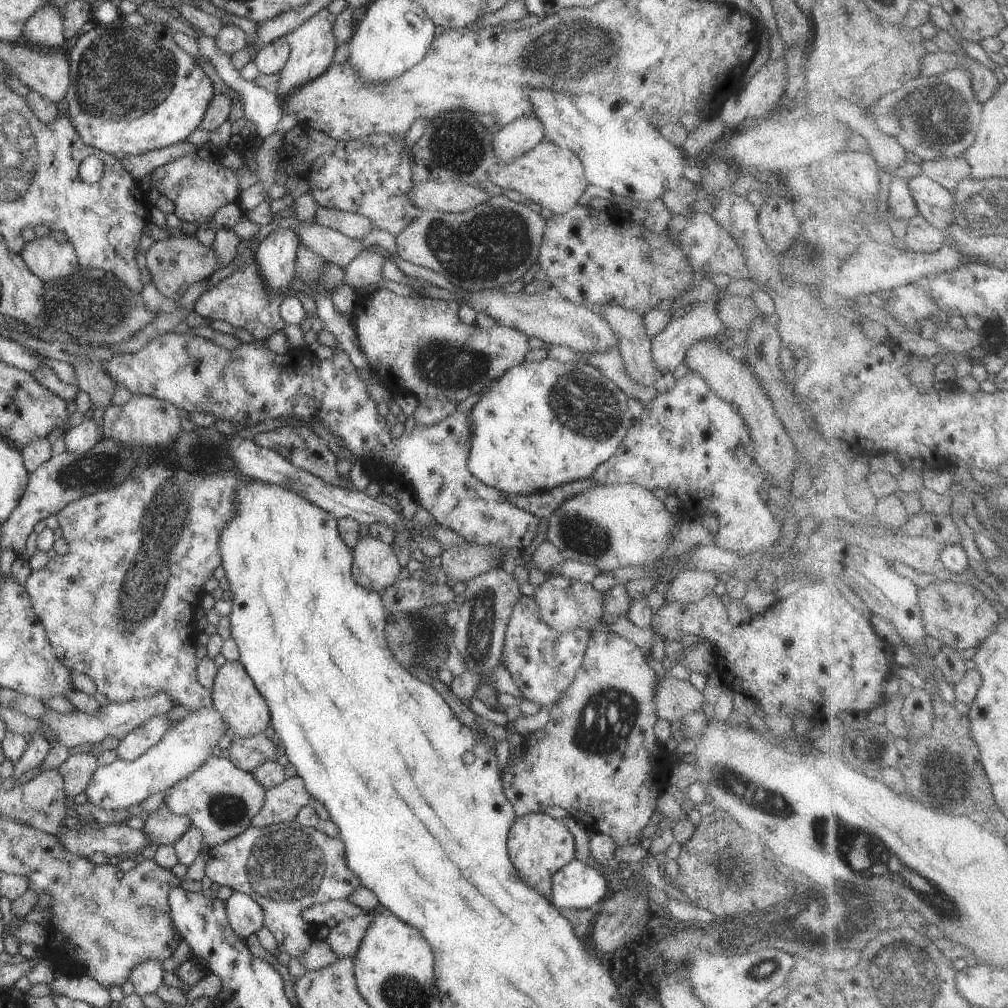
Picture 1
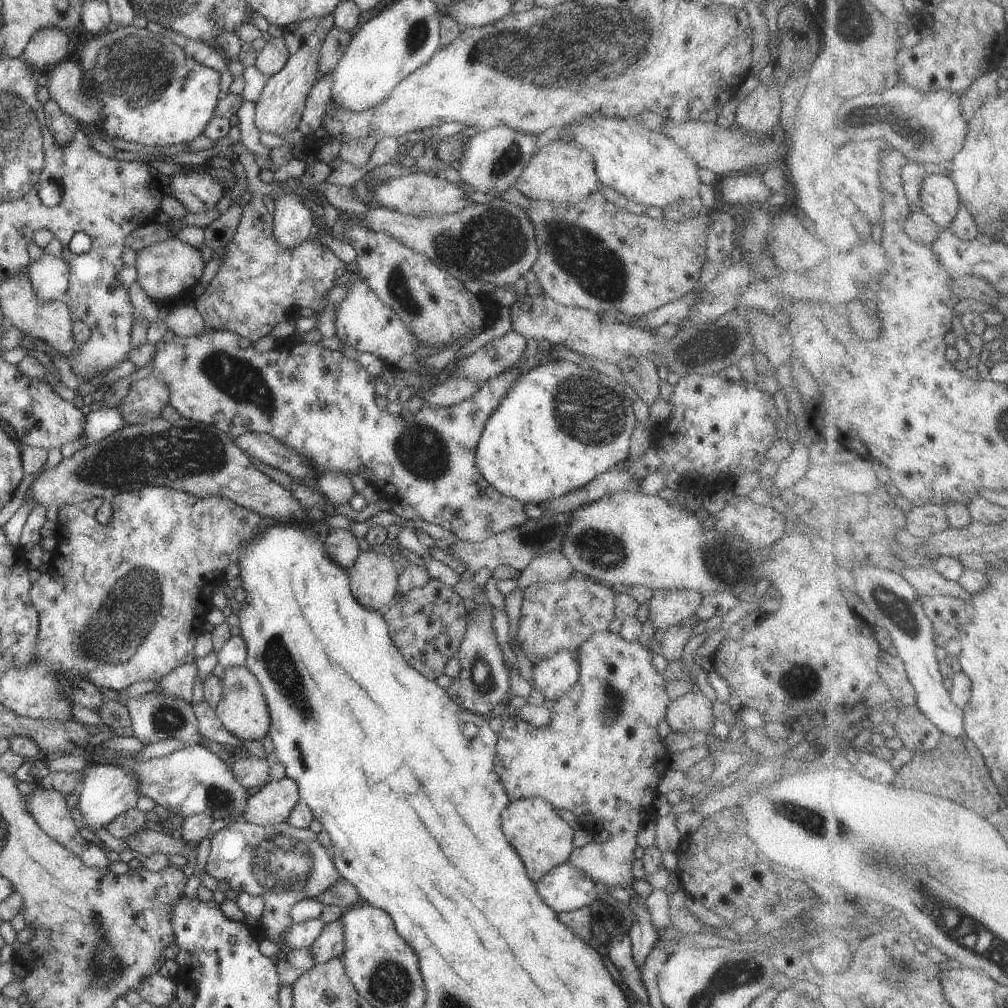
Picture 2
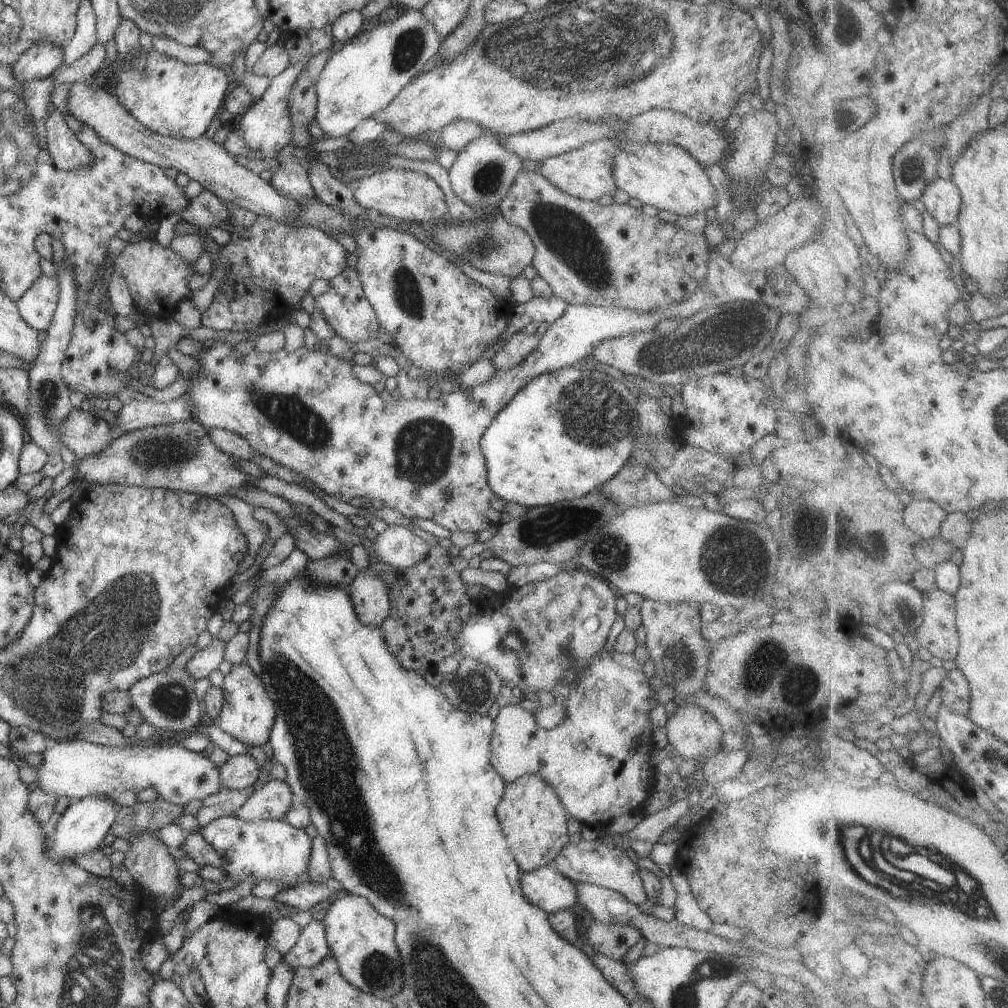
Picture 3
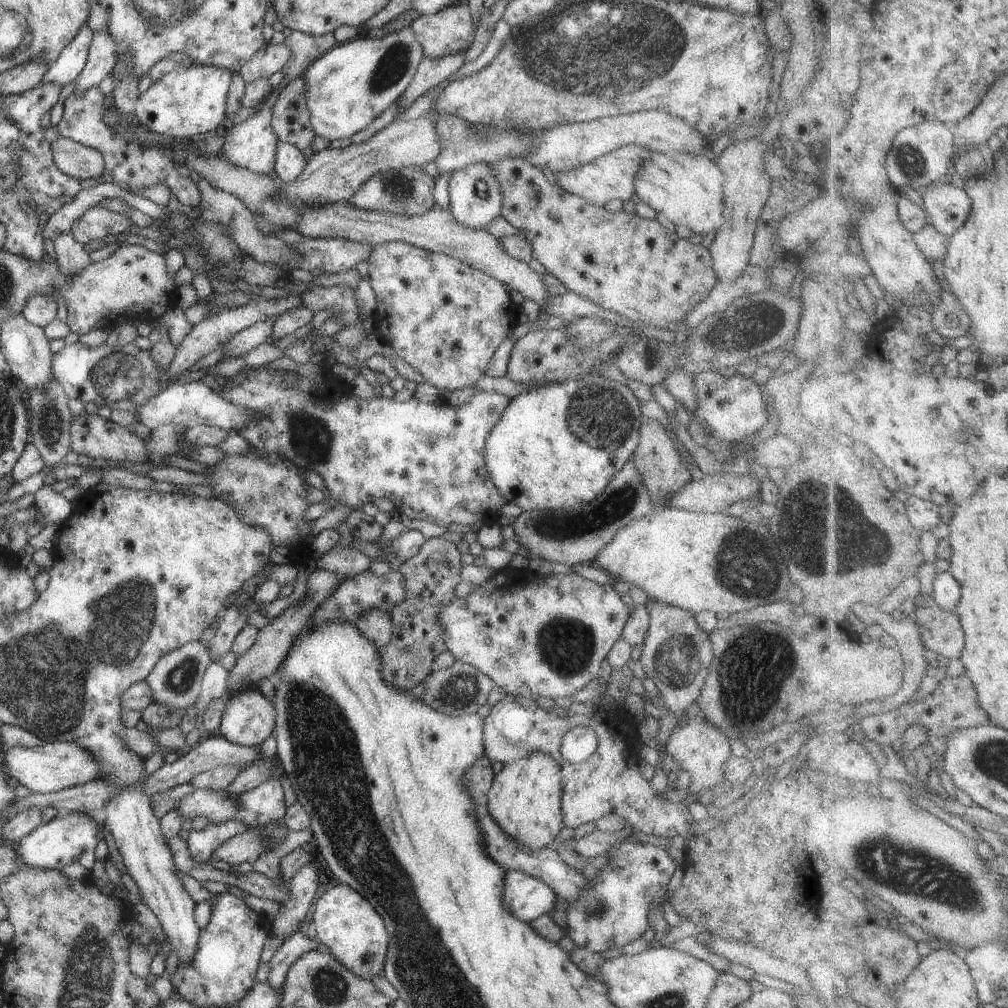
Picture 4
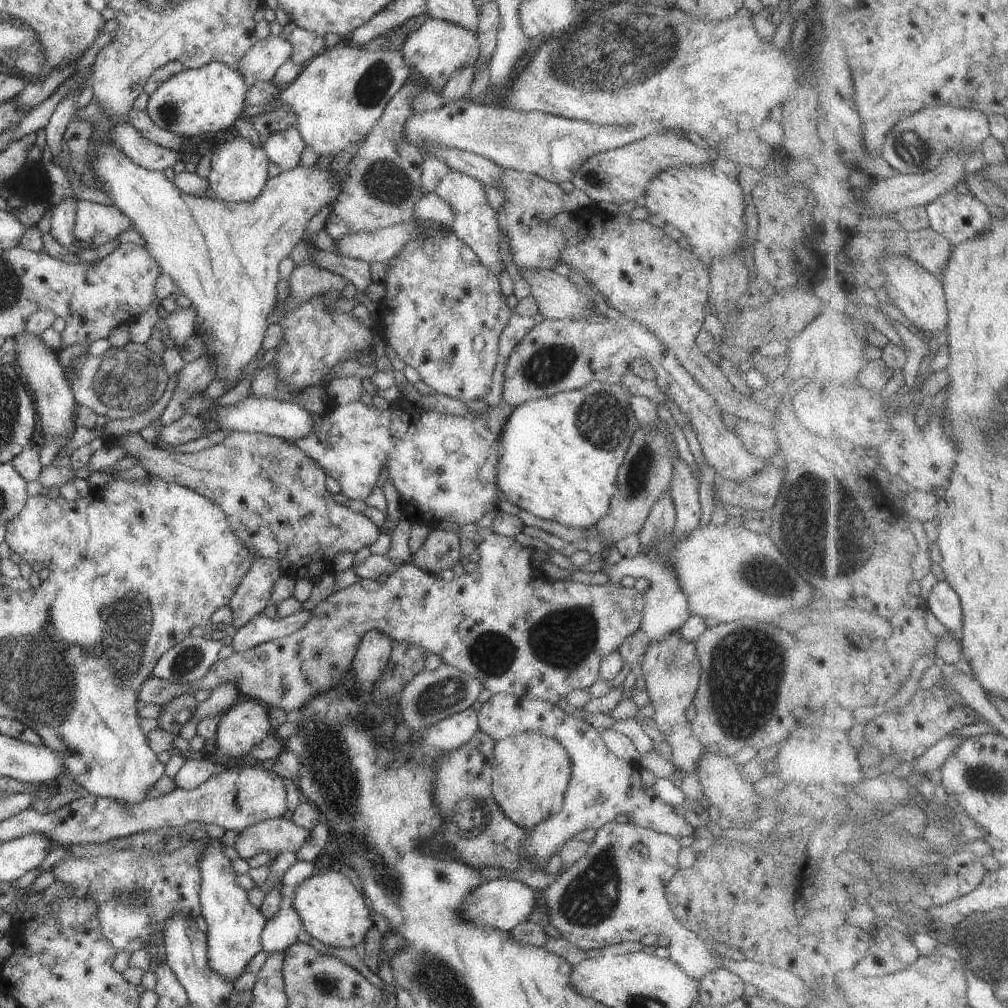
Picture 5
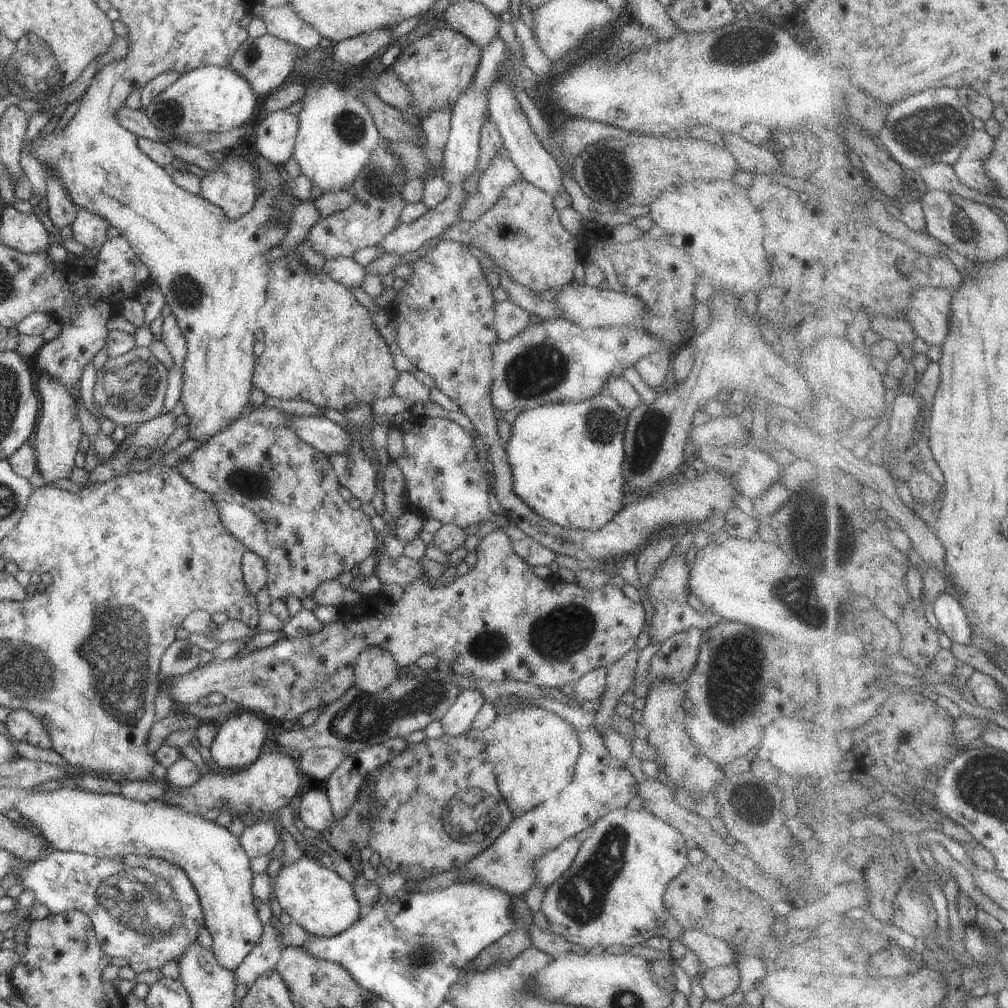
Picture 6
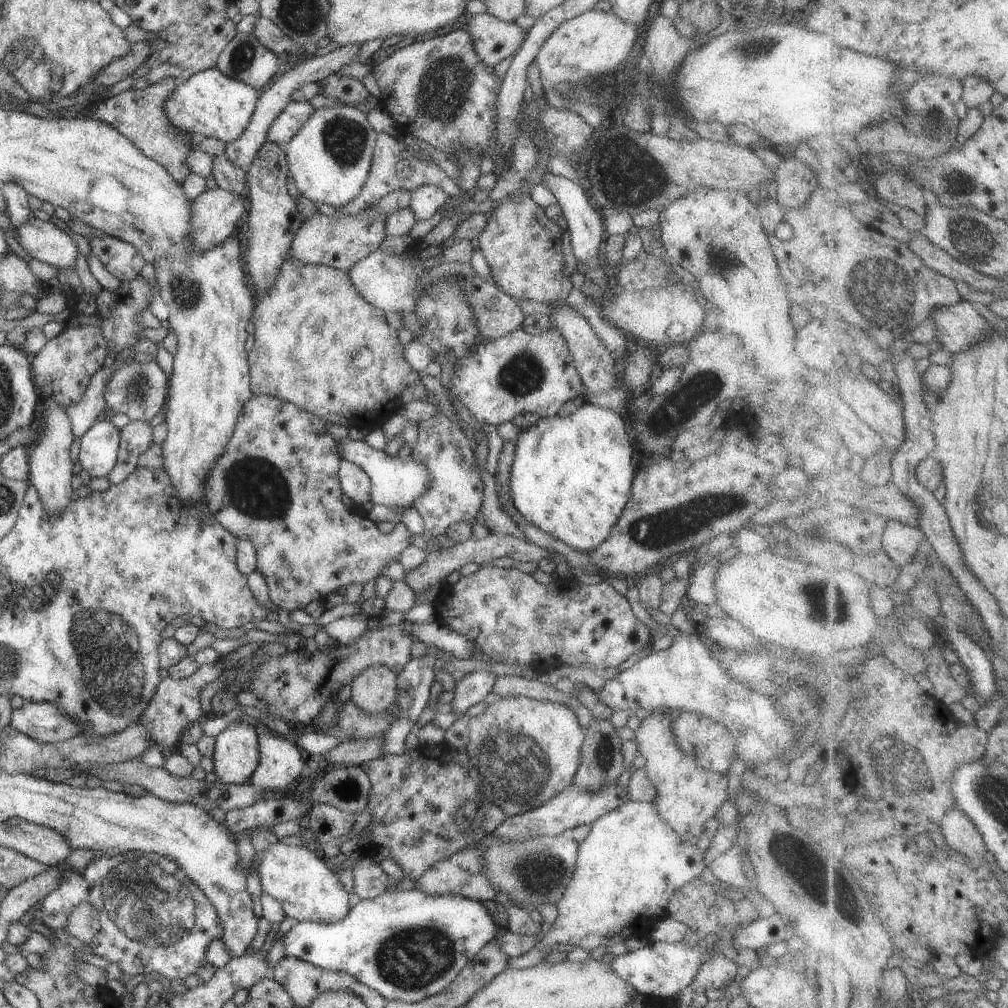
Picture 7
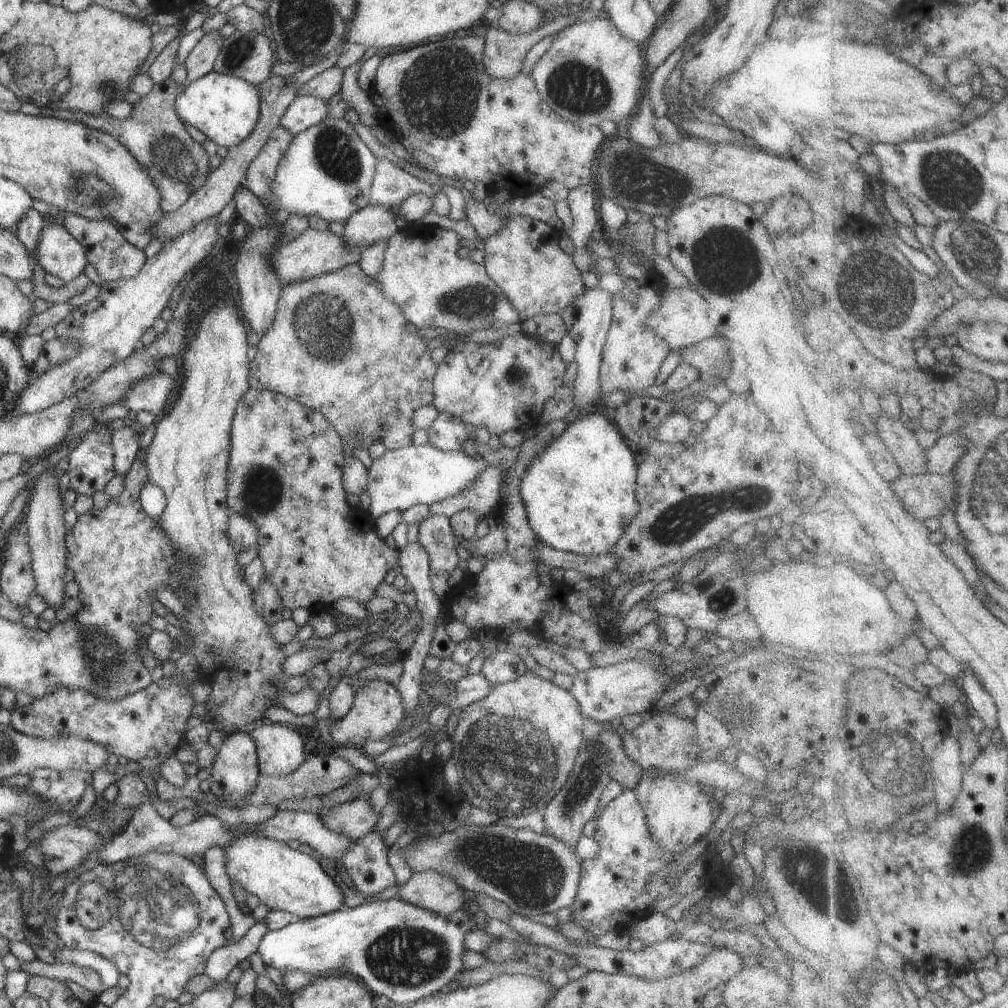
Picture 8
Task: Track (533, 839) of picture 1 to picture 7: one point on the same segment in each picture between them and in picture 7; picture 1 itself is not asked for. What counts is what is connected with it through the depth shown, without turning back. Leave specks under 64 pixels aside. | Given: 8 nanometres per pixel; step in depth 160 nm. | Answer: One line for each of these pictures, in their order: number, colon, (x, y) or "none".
2: (543, 839)
3: (533, 819)
4: (525, 798)
5: (532, 771)
6: (534, 752)
7: (522, 752)

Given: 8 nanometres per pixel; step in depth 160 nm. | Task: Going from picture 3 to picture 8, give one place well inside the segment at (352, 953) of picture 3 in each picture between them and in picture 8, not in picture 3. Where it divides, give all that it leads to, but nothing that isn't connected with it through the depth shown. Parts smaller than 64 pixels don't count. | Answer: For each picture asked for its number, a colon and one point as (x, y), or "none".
4: (346, 924)
5: (332, 910)
6: (324, 904)
7: (308, 890)
8: (288, 880)

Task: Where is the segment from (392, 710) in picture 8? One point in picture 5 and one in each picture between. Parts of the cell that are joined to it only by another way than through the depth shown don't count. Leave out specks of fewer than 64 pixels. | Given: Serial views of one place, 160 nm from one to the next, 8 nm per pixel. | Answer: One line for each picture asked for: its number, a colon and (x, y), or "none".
5: (374, 650)
6: (375, 668)
7: (374, 690)

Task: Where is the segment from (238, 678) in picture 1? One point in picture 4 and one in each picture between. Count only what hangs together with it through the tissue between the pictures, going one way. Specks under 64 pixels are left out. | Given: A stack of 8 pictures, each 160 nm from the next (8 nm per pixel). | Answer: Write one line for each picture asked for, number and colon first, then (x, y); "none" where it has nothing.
2: (243, 709)
3: (247, 714)
4: (249, 718)

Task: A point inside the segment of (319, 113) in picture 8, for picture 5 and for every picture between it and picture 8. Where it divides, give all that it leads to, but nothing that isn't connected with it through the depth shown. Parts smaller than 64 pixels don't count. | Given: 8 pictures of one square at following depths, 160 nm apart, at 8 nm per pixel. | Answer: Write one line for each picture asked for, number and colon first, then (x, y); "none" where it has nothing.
5: (284, 148)
6: (275, 134)
7: (283, 127)

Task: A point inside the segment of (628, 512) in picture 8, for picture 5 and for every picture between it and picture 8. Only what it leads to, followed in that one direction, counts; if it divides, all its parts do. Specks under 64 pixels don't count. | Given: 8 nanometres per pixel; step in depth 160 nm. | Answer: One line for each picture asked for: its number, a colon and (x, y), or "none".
5: (560, 456)
6: (566, 458)
7: (572, 475)

